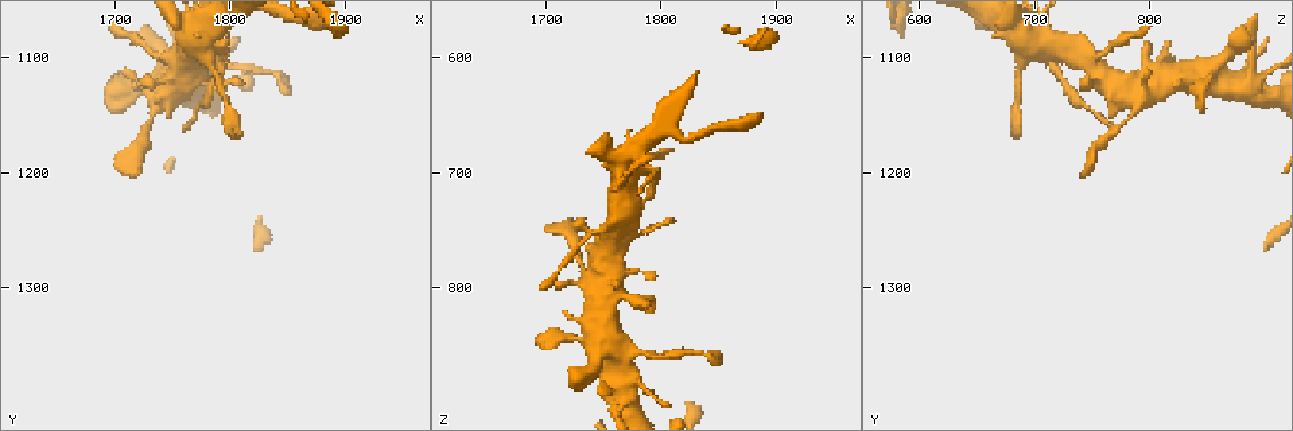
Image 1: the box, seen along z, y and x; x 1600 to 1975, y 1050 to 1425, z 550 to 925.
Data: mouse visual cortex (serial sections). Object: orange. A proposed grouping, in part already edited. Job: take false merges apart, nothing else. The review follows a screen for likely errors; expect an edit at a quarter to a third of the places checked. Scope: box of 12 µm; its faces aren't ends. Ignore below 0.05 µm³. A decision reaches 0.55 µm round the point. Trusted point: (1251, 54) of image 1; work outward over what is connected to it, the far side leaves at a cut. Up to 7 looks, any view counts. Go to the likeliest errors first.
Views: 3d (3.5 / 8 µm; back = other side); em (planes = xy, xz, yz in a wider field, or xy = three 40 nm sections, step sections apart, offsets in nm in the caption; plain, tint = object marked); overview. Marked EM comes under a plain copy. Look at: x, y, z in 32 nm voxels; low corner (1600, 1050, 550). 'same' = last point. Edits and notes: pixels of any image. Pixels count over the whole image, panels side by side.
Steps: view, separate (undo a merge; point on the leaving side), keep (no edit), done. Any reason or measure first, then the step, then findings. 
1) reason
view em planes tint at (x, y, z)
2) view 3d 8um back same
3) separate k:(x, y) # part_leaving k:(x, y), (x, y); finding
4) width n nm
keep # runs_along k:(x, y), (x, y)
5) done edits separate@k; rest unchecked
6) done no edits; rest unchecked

abrupt turn
view 3d 3.5um at (1762, 1108, 750)

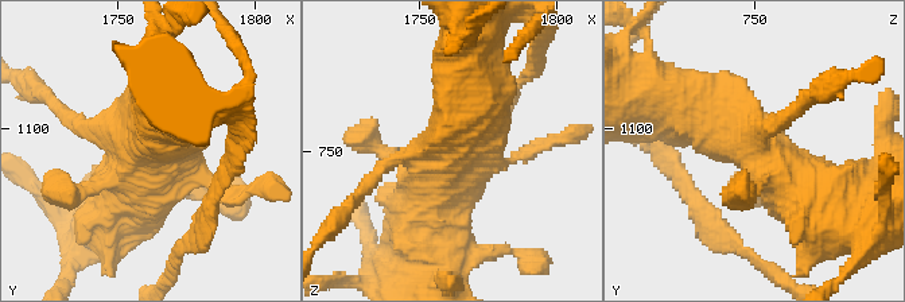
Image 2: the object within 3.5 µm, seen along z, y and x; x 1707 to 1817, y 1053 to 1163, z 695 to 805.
view em xy step 1 tint at (1761, 1107, 750)

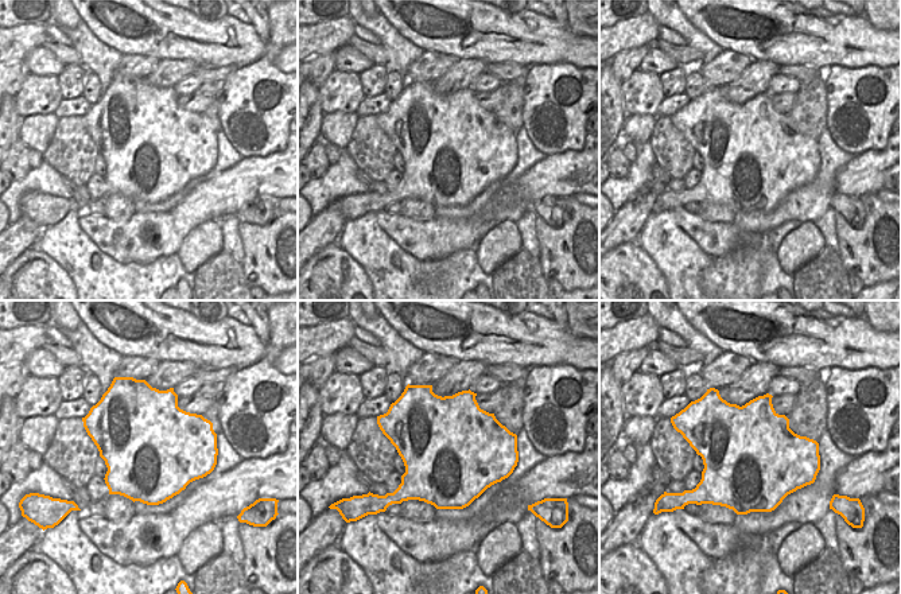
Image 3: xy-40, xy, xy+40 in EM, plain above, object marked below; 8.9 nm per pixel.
keep # all the same cell

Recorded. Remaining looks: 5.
narrows sharply
view 3d 3.5um at (1778, 1090, 696)

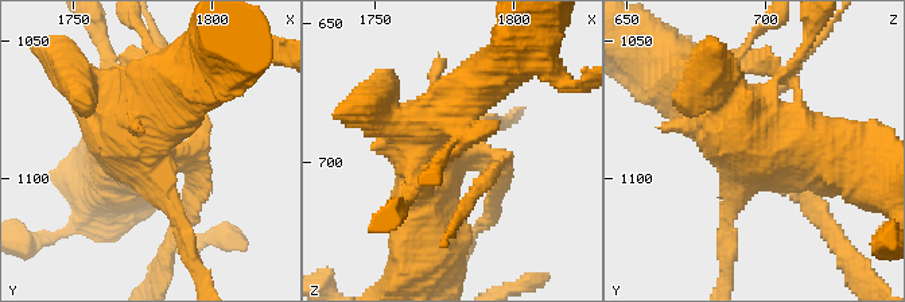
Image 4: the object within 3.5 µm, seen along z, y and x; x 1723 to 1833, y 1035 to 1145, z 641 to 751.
need the tissue
view em xy step 2 tint at (1781, 1091, 695)

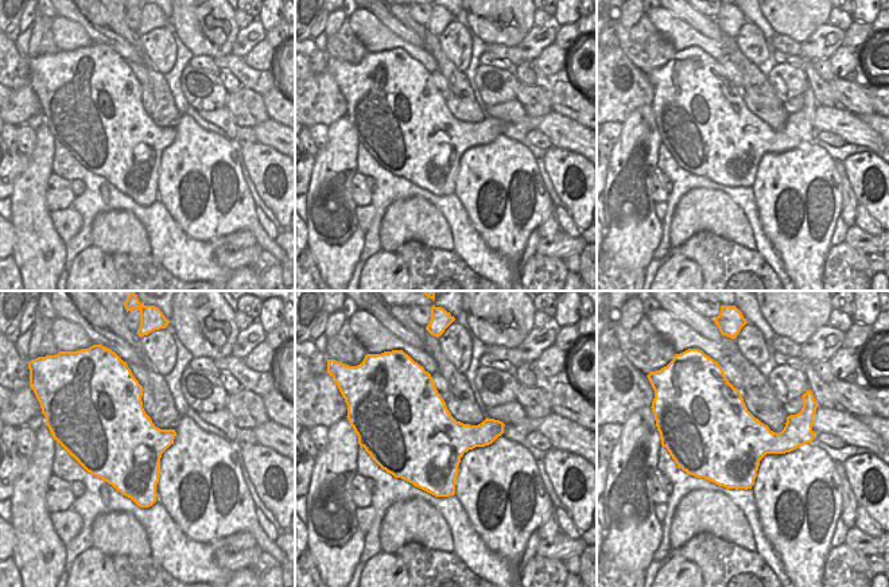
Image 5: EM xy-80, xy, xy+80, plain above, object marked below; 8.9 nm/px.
separate 4:(189, 202) # a second cell is stuck on

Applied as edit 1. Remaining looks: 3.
redraw
view overview

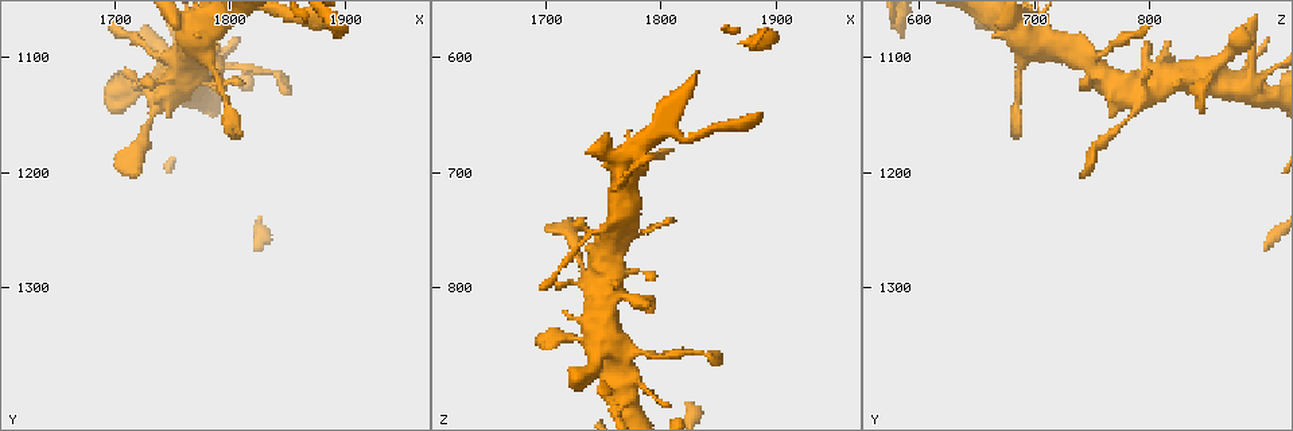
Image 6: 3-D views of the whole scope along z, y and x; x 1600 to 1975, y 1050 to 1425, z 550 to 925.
view 3d 3.5um at (1712, 1128, 842)

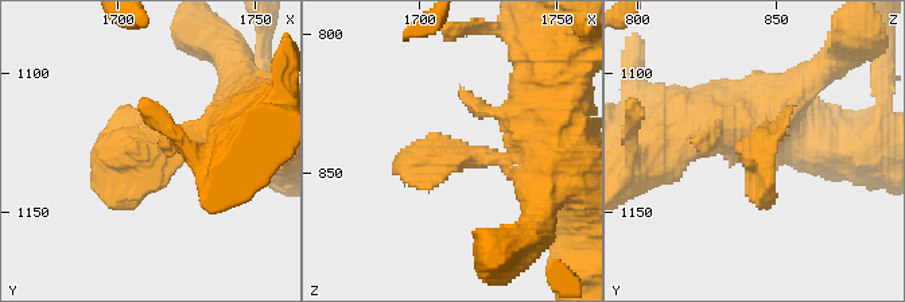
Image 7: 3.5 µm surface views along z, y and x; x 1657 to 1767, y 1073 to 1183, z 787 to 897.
view em xy step 5 tint at (1710, 1130, 842)

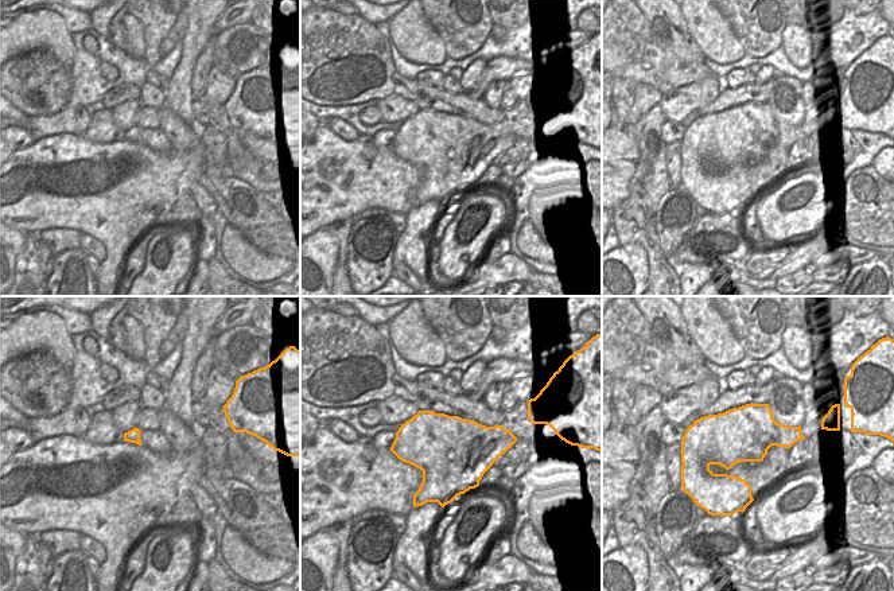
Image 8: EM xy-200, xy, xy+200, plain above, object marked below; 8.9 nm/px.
keep # runs_along 7:(224, 124), (116, 153), (100, 186); one cell here

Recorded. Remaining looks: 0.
done edits separate@4; rest unchecked

